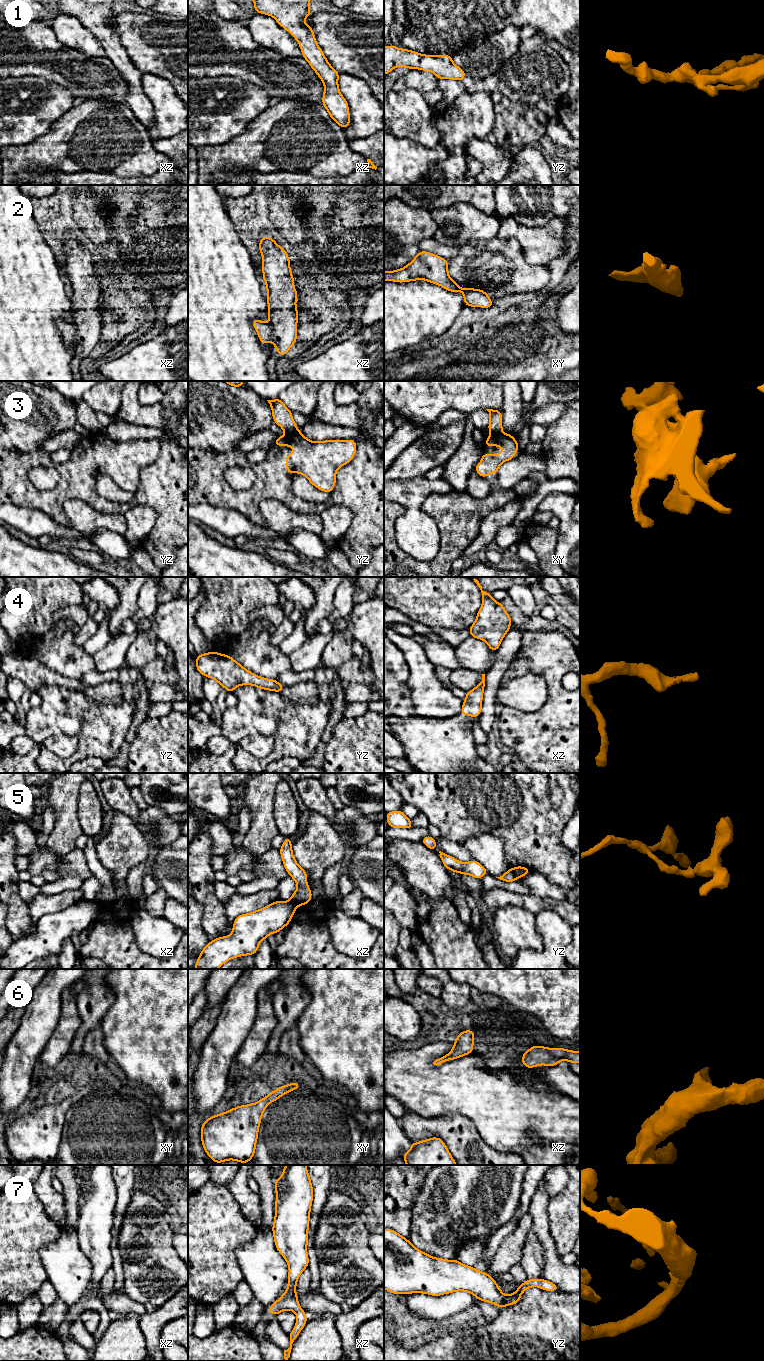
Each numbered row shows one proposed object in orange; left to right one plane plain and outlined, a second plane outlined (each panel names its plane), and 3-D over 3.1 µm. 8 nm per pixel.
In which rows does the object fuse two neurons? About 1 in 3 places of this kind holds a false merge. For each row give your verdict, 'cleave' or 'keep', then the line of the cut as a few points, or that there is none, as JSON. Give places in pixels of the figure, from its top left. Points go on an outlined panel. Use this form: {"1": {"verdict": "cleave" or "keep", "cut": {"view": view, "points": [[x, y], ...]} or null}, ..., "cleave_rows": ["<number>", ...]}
{"1": {"verdict": "keep", "cut": null}, "2": {"verdict": "keep", "cut": null}, "3": {"verdict": "cleave", "cut": {"view": "yz", "points": [[298, 430], [286, 433]]}}, "4": {"verdict": "keep", "cut": null}, "5": {"verdict": "cleave", "cut": {"view": "yz", "points": [[511, 869], [516, 877]]}}, "6": {"verdict": "keep", "cut": null}, "7": {"verdict": "keep", "cut": null}, "cleave_rows": ["3", "5"]}

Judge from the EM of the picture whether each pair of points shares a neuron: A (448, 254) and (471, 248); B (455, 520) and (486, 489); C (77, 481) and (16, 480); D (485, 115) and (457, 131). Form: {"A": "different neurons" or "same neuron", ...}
{"A": "different neurons", "B": "different neurons", "C": "same neuron", "D": "same neuron"}

